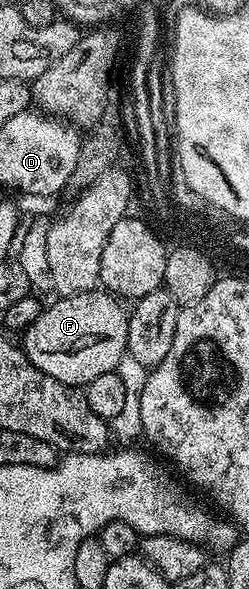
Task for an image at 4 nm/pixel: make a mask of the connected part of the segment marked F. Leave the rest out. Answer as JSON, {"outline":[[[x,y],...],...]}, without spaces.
{"outline":[[[101,288],[91,289],[86,292],[86,294],[72,294],[69,298],[58,297],[56,301],[57,302],[51,303],[50,306],[48,303],[48,305],[42,309],[40,316],[37,317],[26,330],[23,331],[23,338],[25,338],[23,349],[30,364],[32,364],[35,368],[39,368],[47,376],[51,376],[55,380],[59,380],[65,386],[75,386],[78,388],[88,386],[91,380],[95,380],[95,376],[103,376],[104,374],[114,373],[119,363],[121,363],[121,359],[126,357],[127,347],[129,344],[129,316],[124,309],[121,311],[122,303],[118,301],[114,295]]]}

